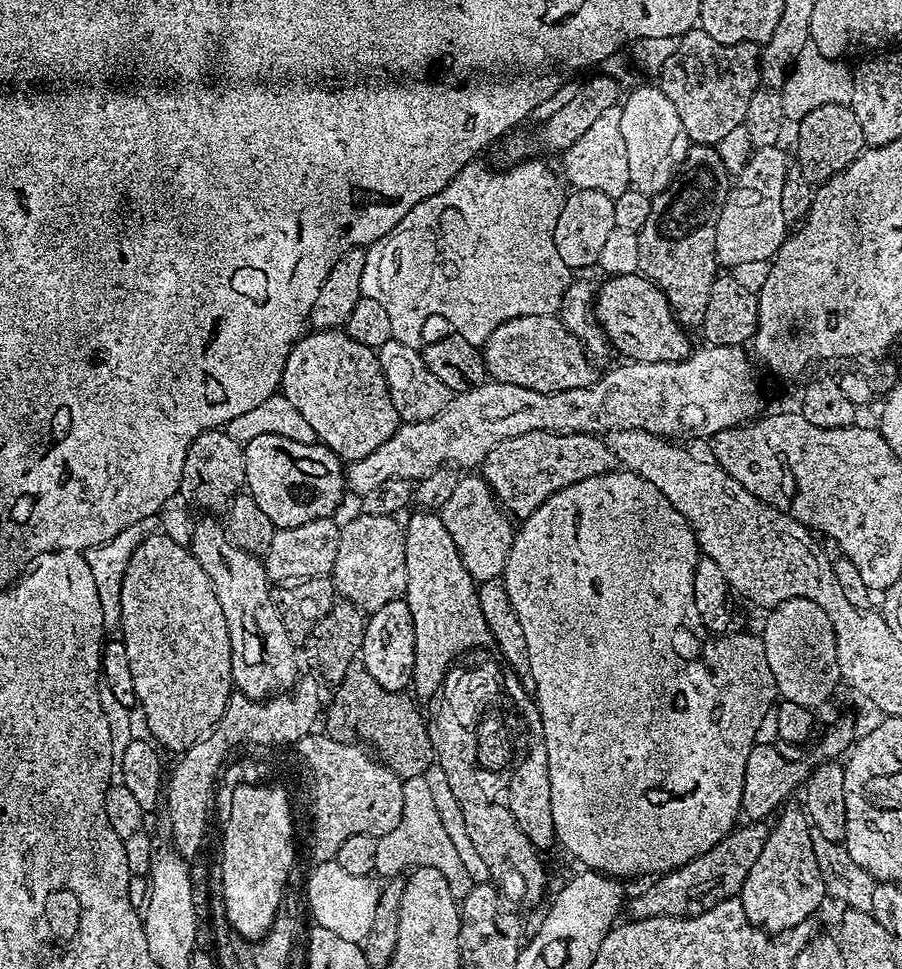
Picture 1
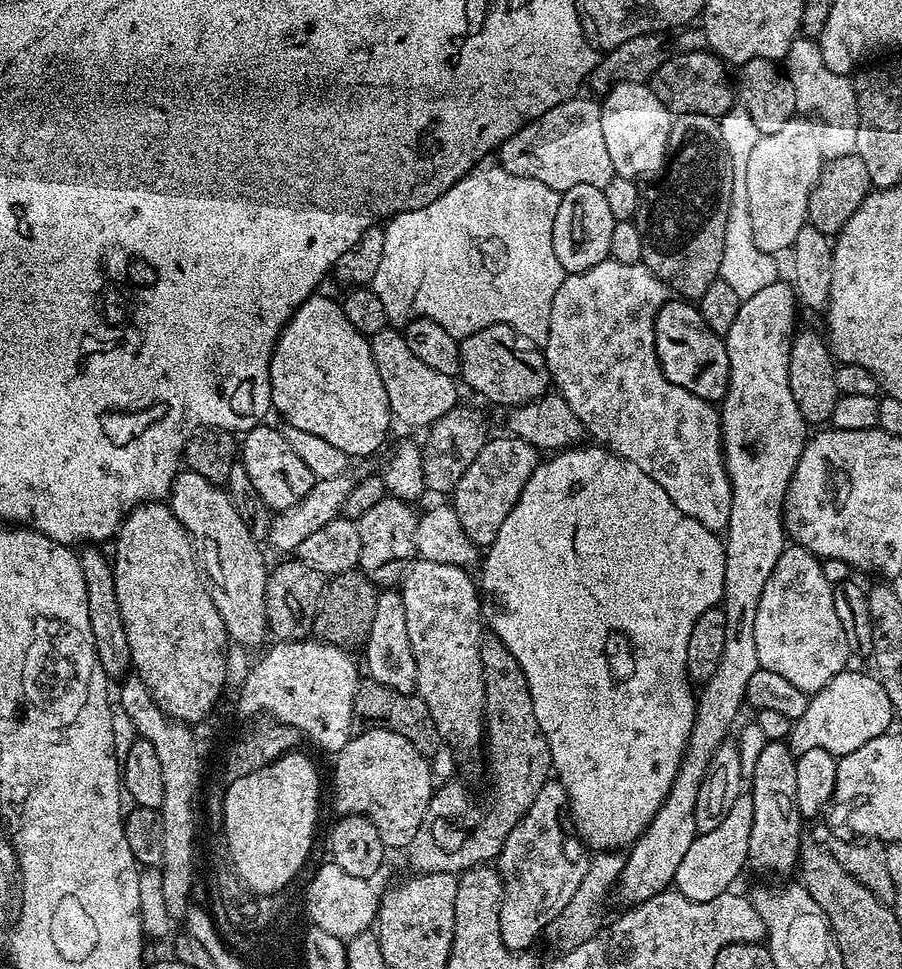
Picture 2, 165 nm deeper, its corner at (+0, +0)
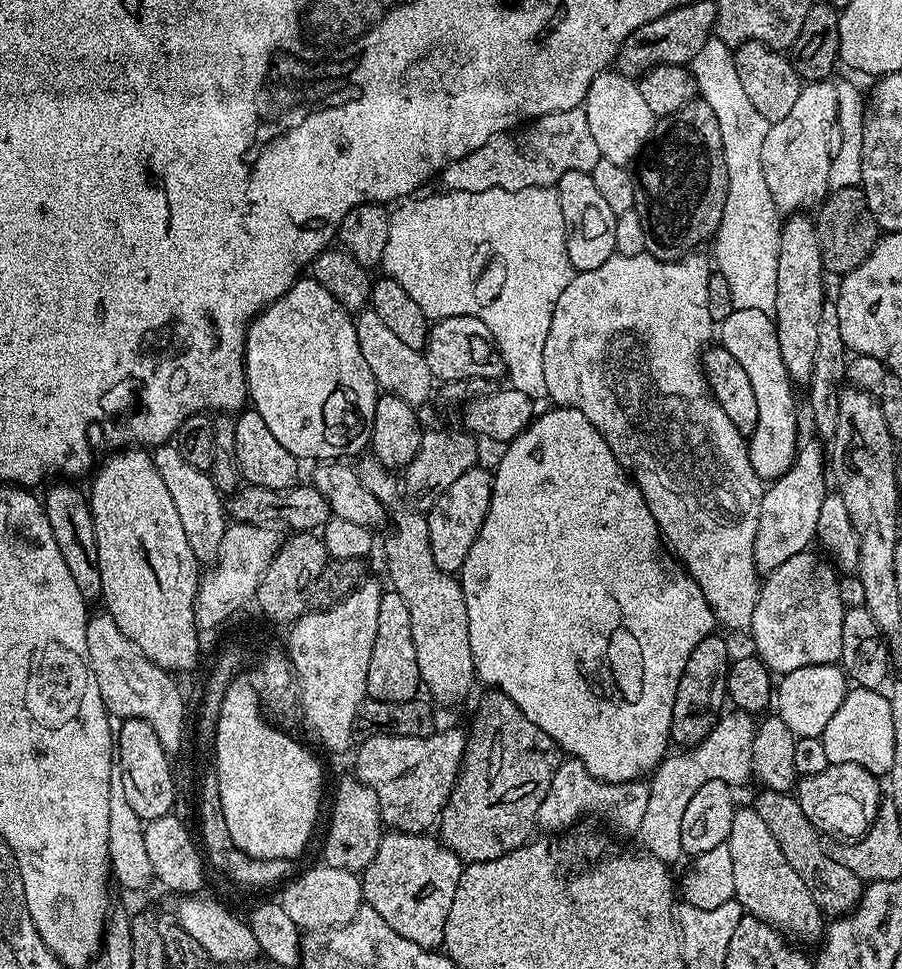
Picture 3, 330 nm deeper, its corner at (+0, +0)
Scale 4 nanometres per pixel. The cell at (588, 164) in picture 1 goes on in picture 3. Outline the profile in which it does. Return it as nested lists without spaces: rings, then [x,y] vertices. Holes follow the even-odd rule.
[[[583,107],[571,108],[538,116],[510,132],[498,133],[490,138],[490,142],[478,146],[478,150],[467,152],[462,158],[450,162],[438,180],[449,192],[481,192],[491,188],[513,192],[527,188],[551,188],[560,181],[562,174],[570,174],[570,170],[591,172],[601,158]]]

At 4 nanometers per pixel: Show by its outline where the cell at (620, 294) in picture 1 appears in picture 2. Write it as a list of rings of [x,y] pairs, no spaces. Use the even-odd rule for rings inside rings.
[[[684,298],[665,300],[656,315],[654,342],[662,374],[674,386],[682,386],[682,390],[690,390],[690,394],[709,402],[723,401],[730,378],[730,358],[724,337],[706,326],[706,318],[702,318],[695,303]]]

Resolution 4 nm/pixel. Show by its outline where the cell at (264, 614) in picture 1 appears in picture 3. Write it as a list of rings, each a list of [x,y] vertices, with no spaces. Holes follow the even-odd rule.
[[[169,442],[161,444],[151,453],[154,466],[170,499],[178,510],[178,519],[182,522],[182,530],[186,530],[186,542],[190,542],[190,550],[194,550],[194,558],[201,562],[215,561],[218,550],[222,546],[222,534],[226,534],[230,523],[226,515],[226,500],[221,492],[216,489],[211,475],[202,470],[197,470],[182,458],[182,454]]]

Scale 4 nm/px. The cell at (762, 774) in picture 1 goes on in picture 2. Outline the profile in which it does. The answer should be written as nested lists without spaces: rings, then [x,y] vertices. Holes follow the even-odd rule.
[[[742,792],[734,800],[734,805],[726,812],[722,822],[708,832],[699,833],[690,848],[686,850],[673,885],[684,897],[691,901],[710,901],[729,891],[731,884],[747,865],[750,831],[754,822],[754,804],[751,793]]]

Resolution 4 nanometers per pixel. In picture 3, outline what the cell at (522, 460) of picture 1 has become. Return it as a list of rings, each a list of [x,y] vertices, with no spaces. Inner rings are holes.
[[[477,466],[466,470],[462,478],[457,478],[434,502],[427,512],[428,537],[430,538],[430,554],[434,556],[434,566],[443,572],[459,573],[466,562],[466,554],[470,554],[470,546],[474,546],[474,538],[478,538],[478,530],[482,530],[482,522],[488,513],[492,497],[492,472]]]

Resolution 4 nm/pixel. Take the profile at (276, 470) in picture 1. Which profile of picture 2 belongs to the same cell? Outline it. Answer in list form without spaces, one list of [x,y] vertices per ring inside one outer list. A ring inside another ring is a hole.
[[[261,422],[249,432],[243,433],[242,443],[238,448],[239,463],[244,465],[250,482],[254,482],[254,490],[266,502],[273,513],[285,512],[290,506],[302,502],[306,494],[310,494],[314,483],[309,467],[292,450],[279,427],[271,428],[268,422]]]

